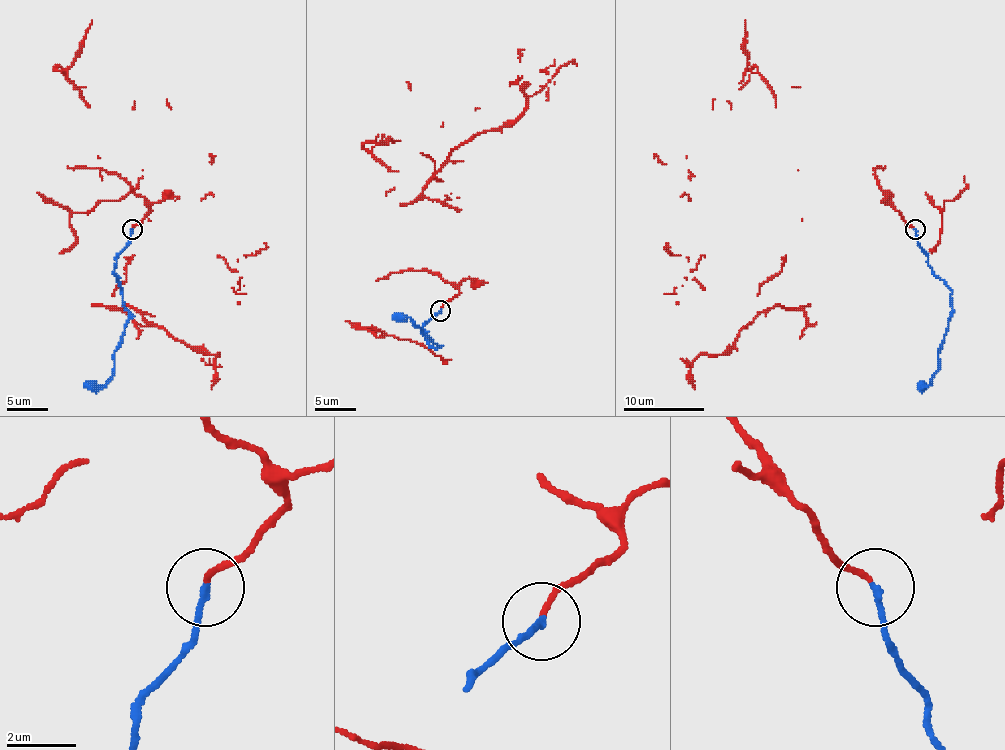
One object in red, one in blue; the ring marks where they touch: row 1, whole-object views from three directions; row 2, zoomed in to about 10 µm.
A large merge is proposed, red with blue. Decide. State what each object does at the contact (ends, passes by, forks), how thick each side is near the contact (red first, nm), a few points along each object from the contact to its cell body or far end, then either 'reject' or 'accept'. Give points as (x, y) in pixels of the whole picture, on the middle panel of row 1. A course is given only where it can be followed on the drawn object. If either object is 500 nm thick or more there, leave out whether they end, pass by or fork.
red ends there; blue ends there; 140 nm thick on the red side, 160 nm on the other; red runs (441, 309), (457, 197), (422, 155), (510, 124), (546, 70), (526, 98), (520, 53), (475, 110); blue runs (441, 311), (422, 327), (429, 347), (437, 345), (408, 317), (392, 317); accept

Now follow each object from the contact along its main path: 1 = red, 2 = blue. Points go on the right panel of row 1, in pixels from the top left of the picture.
1: (913, 229), (873, 174), (798, 170), (776, 304), (703, 354), (658, 158), (715, 99)
2: (915, 229), (917, 243), (932, 269), (952, 292), (938, 371), (932, 381), (921, 385)

